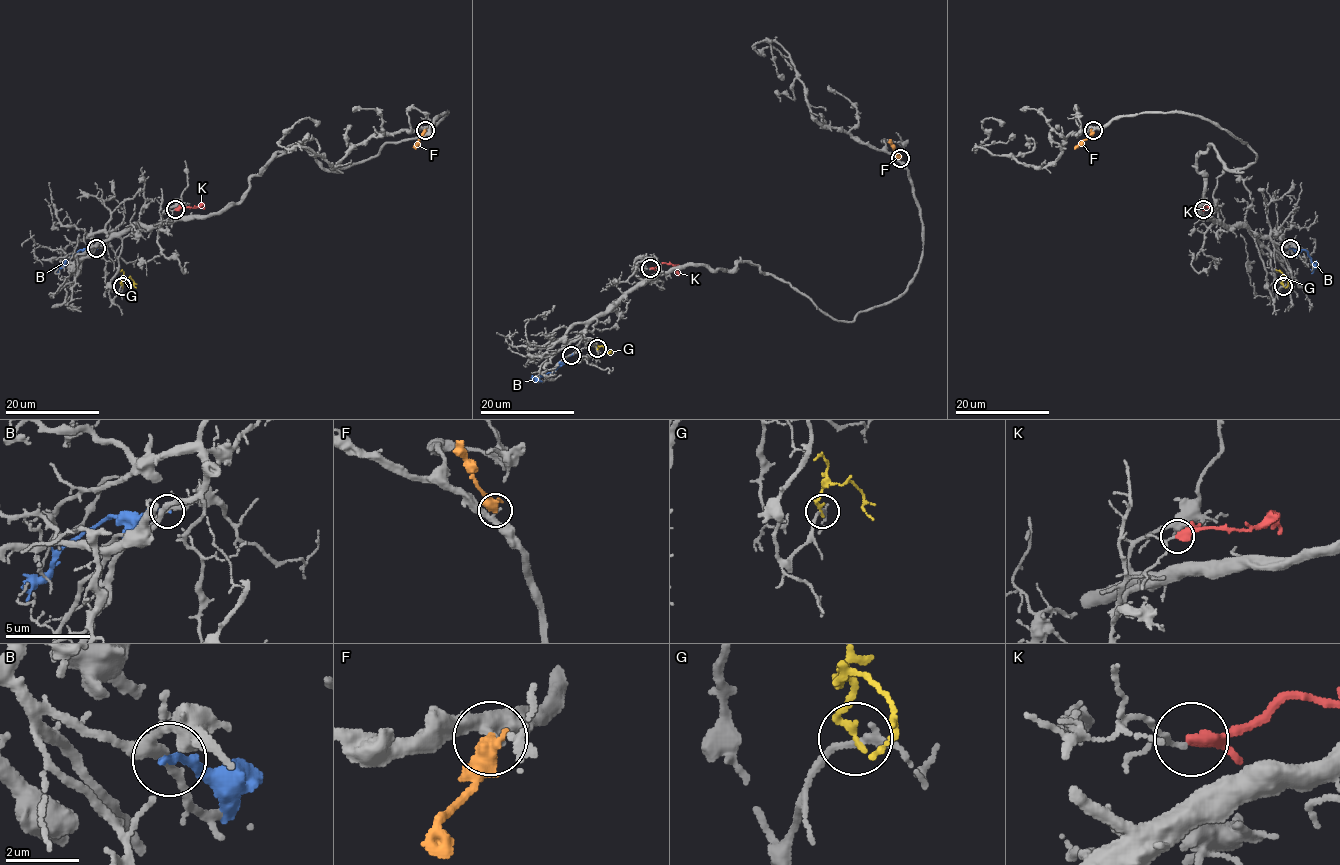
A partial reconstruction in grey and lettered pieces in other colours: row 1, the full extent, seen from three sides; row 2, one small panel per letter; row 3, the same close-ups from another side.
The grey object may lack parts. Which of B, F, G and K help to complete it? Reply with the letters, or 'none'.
none

